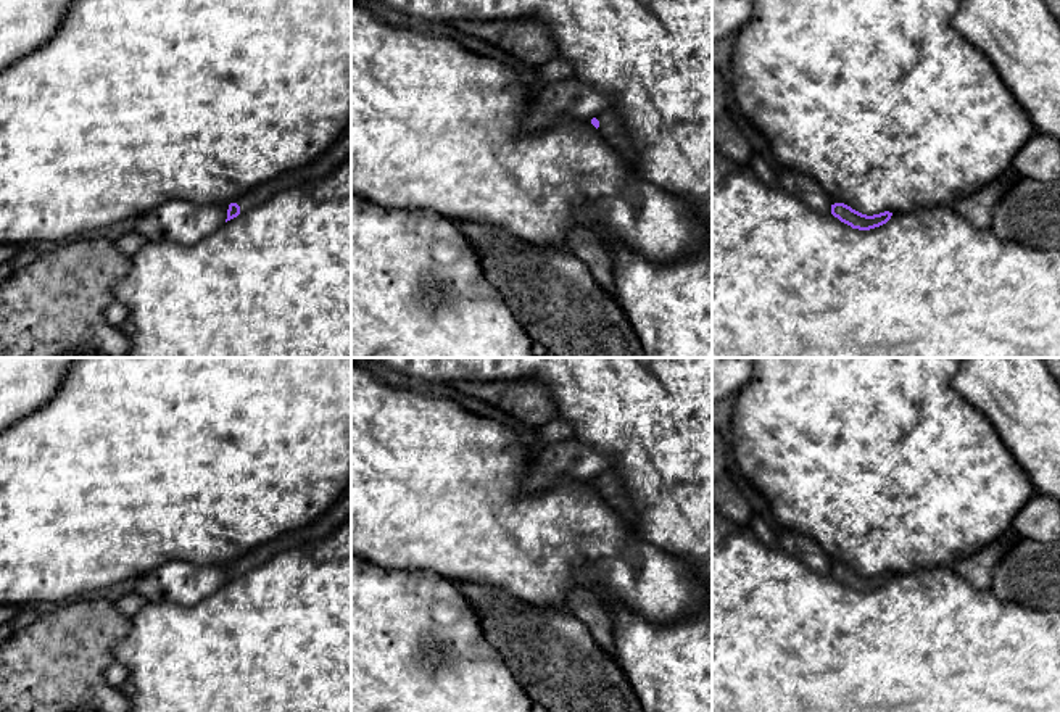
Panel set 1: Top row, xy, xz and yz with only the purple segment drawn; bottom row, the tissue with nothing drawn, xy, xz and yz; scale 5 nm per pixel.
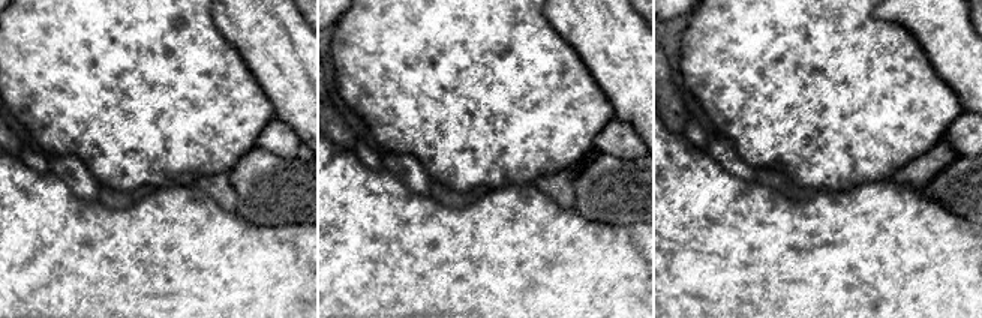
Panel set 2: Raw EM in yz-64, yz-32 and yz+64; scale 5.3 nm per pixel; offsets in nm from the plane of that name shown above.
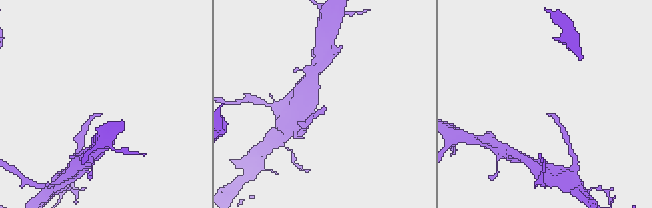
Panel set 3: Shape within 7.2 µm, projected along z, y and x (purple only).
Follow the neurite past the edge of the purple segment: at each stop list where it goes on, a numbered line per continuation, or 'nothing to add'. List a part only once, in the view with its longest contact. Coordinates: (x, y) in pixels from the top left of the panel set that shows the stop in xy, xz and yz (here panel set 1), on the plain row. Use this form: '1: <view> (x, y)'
1: xy (340, 511)

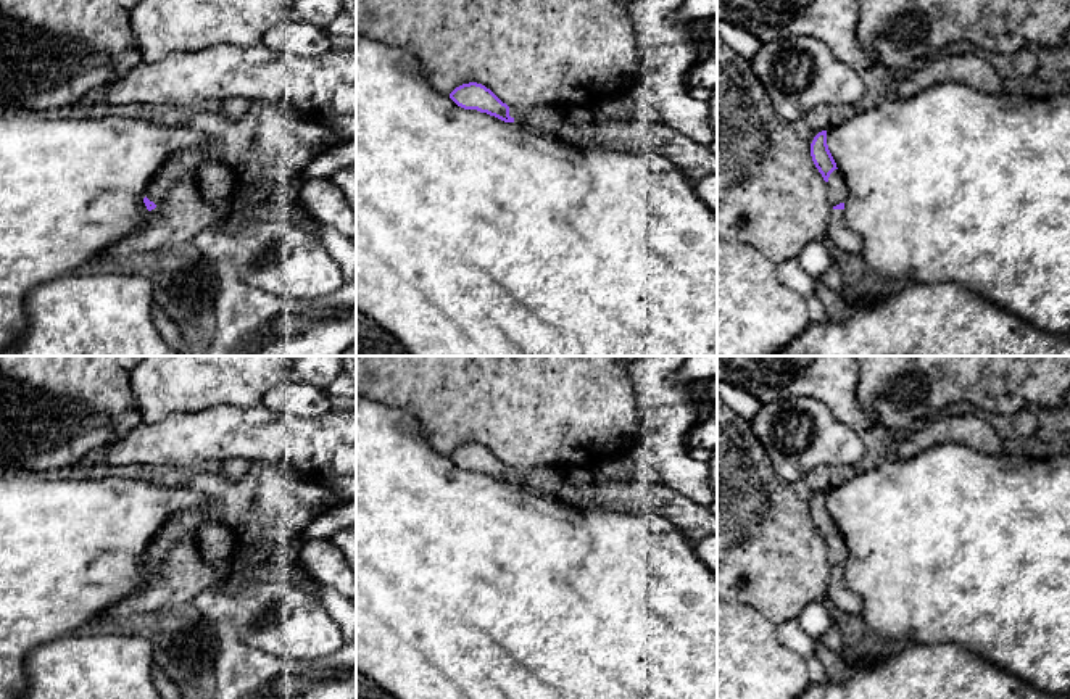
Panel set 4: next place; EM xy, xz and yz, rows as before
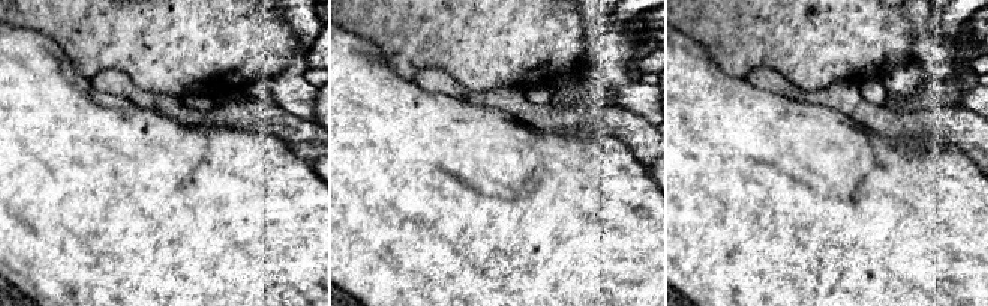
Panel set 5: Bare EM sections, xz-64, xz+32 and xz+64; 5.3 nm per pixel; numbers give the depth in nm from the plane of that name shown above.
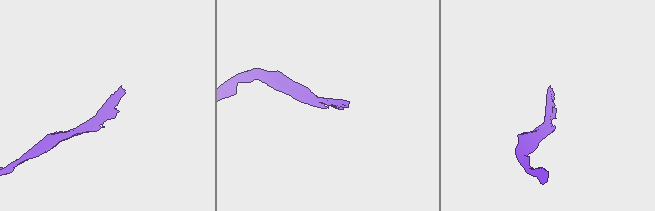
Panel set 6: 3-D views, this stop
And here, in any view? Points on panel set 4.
1: yz (838, 596)

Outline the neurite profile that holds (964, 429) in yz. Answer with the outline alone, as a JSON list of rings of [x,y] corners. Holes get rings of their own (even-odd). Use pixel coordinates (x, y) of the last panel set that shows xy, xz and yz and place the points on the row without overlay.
[[[956,414],[935,417],[933,422],[922,430],[910,433],[906,438],[899,438],[898,459],[912,459],[917,454],[944,443],[970,446],[986,456],[1004,453],[1001,438],[986,420],[973,414]]]

